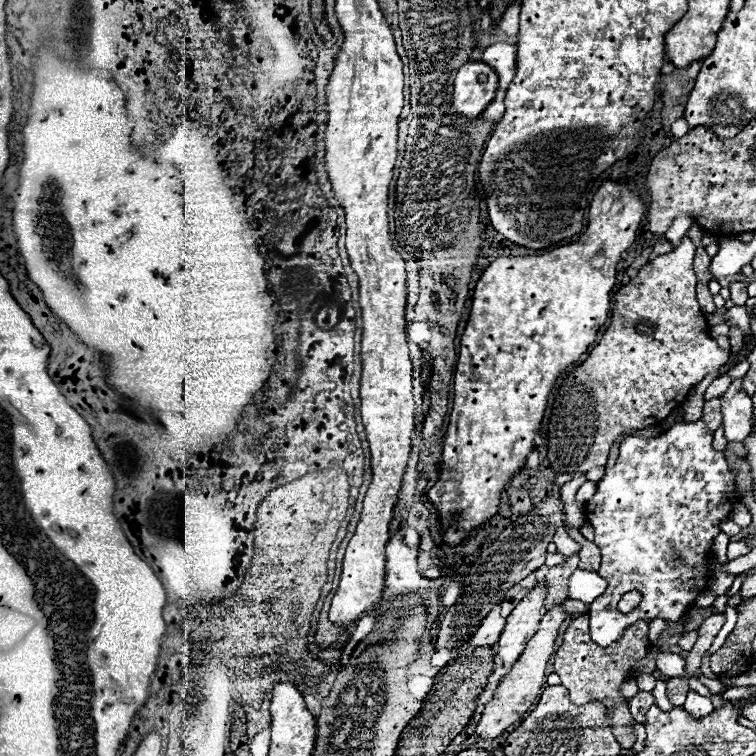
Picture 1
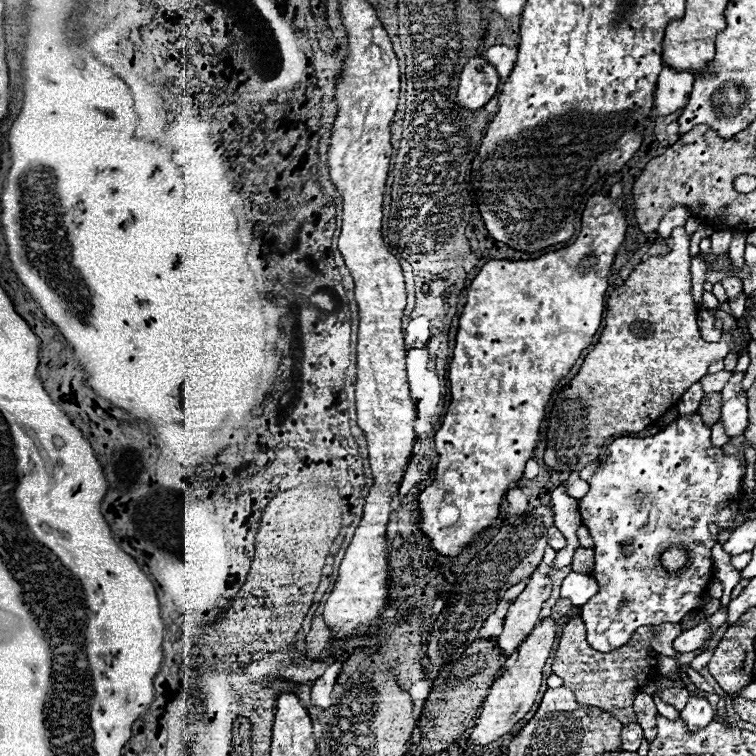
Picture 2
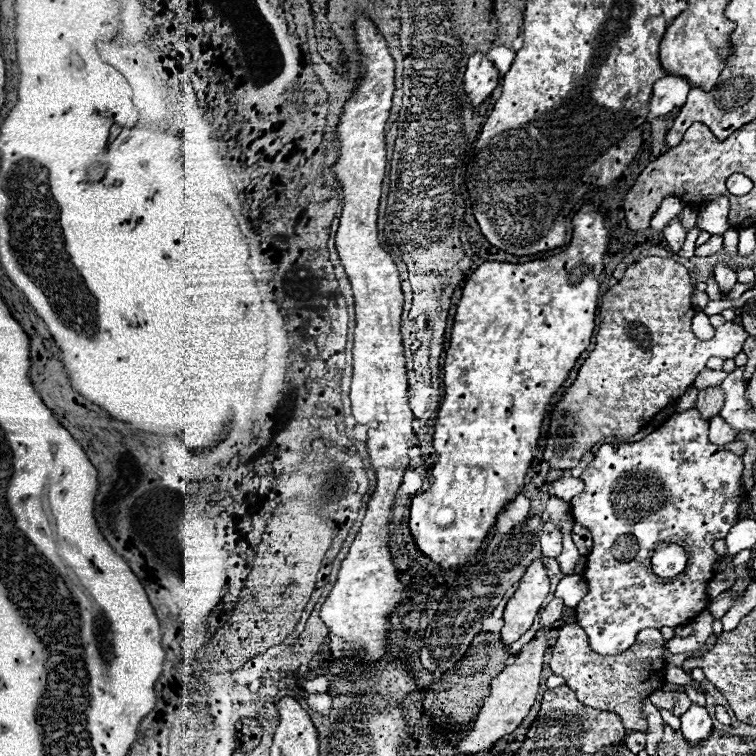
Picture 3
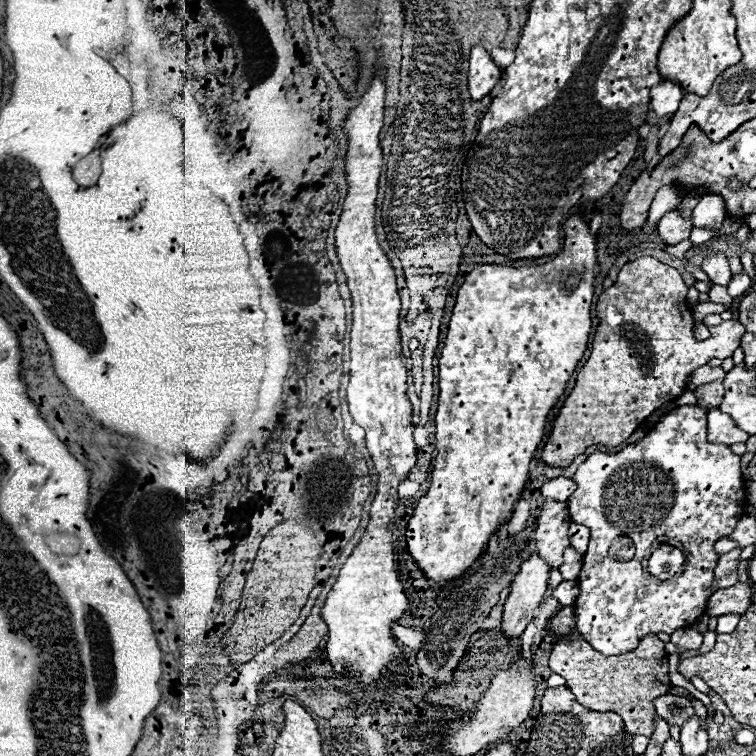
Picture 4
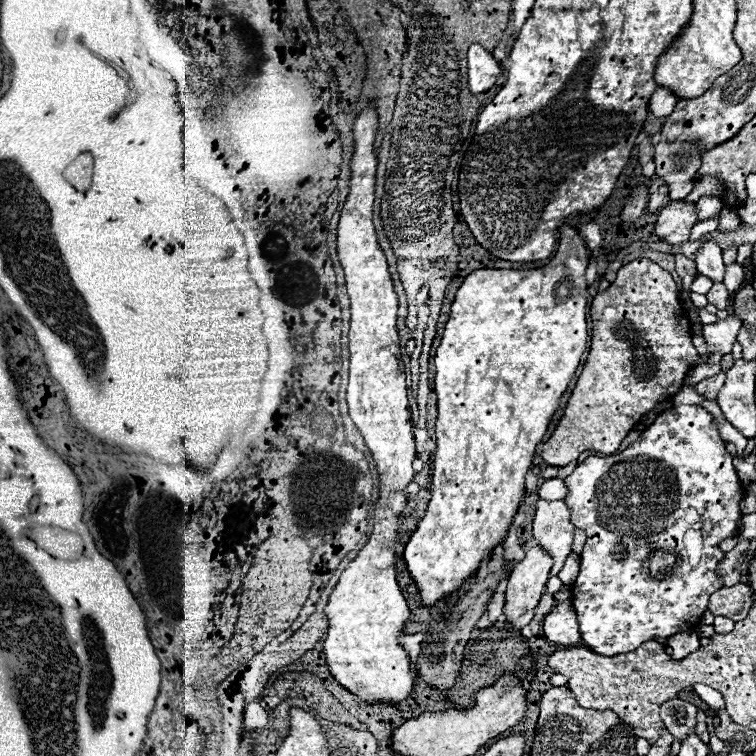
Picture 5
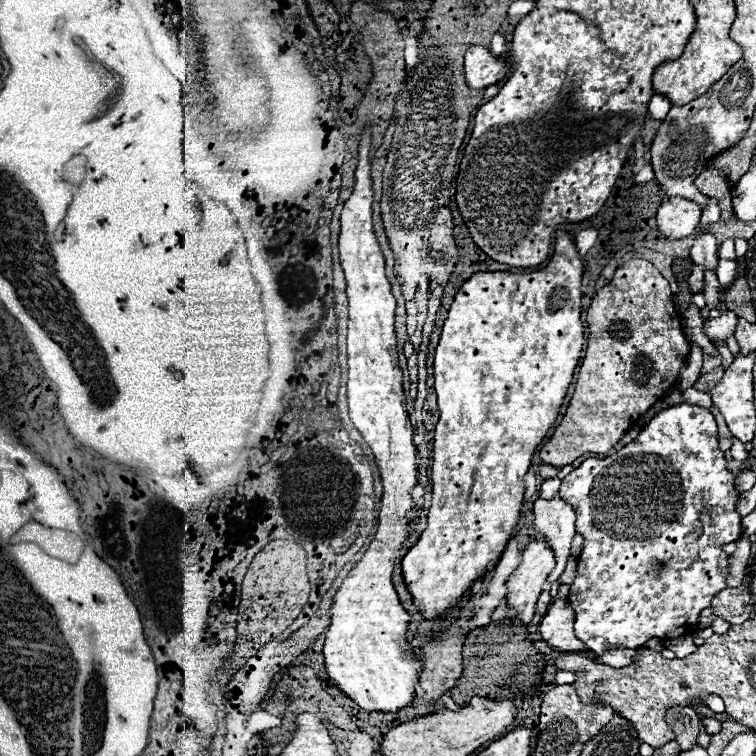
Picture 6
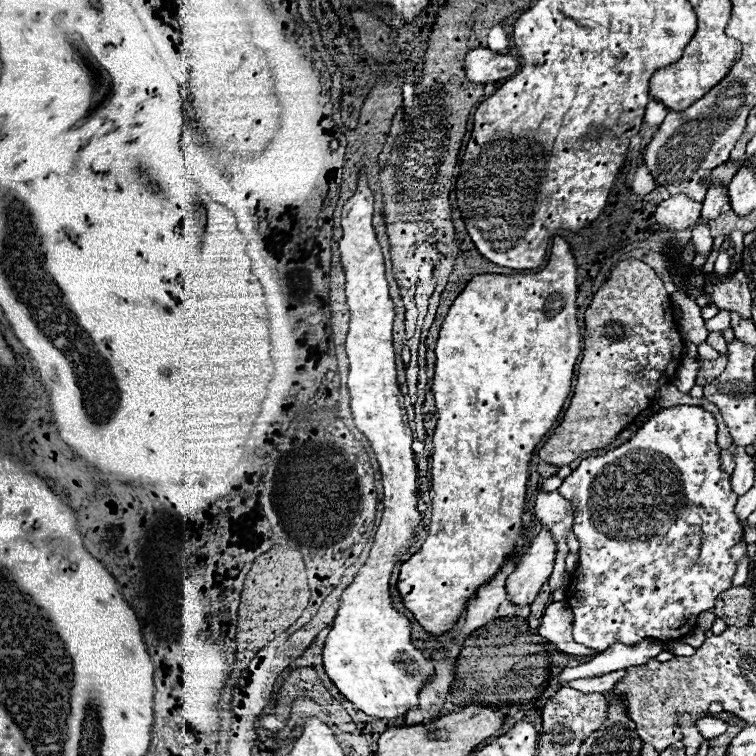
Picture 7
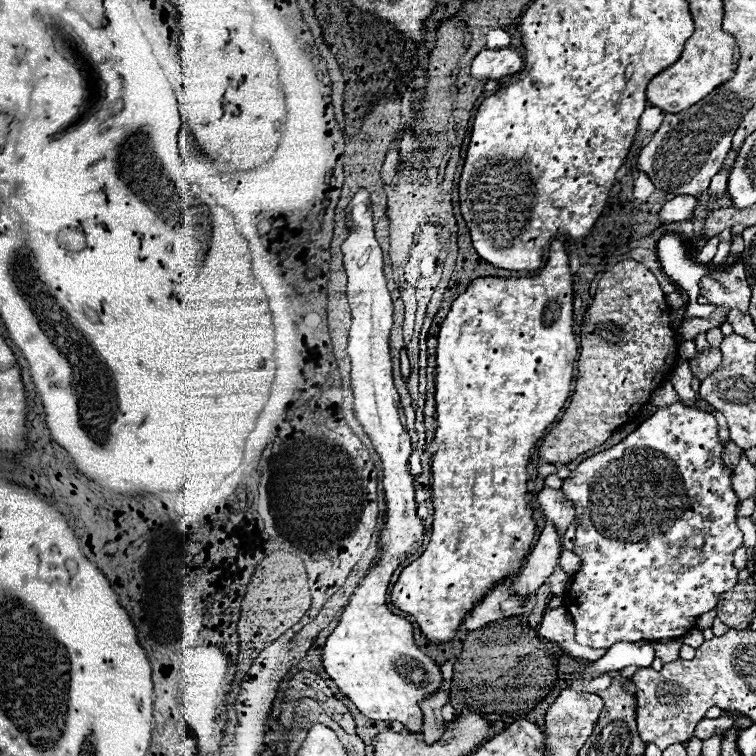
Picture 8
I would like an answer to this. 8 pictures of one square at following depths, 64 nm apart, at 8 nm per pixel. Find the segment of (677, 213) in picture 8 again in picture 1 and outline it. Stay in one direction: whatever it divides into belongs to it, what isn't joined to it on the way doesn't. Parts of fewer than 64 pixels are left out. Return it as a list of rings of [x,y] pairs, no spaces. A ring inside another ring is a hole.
[[[684,238],[676,250],[642,266],[638,276],[618,290],[612,320],[602,340],[590,352],[590,356],[564,378],[558,398],[554,400],[548,430],[548,460],[556,472],[574,474],[606,466],[610,448],[614,444],[622,442],[634,430],[644,430],[646,426],[664,420],[686,400],[690,390],[706,374],[720,370],[728,362],[729,352],[722,350],[718,342],[710,338],[710,326],[696,300],[698,278],[692,266],[694,254],[696,246],[690,242],[690,238]]]

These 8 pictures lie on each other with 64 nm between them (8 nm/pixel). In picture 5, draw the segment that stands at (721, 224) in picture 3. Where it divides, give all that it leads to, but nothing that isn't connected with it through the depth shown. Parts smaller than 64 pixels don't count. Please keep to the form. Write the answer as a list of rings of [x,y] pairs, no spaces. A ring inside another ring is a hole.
[[[702,196],[696,203],[698,222],[700,220],[708,220],[712,216],[720,216],[722,212],[722,200],[720,198],[712,198],[712,196]]]

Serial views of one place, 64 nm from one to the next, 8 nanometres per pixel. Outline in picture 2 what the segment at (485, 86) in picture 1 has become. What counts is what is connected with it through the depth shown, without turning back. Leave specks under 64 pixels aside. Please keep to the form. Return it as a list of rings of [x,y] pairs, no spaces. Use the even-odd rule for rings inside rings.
[[[482,56],[470,58],[460,72],[458,106],[468,112],[482,110],[498,92],[498,82],[500,80],[492,64],[488,64]]]

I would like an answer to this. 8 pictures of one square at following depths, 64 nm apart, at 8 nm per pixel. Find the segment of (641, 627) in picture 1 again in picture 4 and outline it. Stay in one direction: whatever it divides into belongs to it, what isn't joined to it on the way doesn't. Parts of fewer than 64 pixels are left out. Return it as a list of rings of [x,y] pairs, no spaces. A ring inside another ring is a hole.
[[[572,632],[562,636],[554,650],[550,652],[548,666],[554,674],[566,678],[566,686],[574,692],[576,700],[598,712],[616,712],[622,716],[626,732],[650,736],[654,732],[654,698],[670,694],[670,678],[668,678],[668,654],[664,650],[664,642],[652,634],[644,636],[636,650],[630,650],[620,656],[602,656],[590,648],[580,632]]]

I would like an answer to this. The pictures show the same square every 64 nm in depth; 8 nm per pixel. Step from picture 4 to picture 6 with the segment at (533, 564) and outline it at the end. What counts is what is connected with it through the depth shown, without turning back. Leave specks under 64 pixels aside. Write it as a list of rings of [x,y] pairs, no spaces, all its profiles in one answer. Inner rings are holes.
[[[534,540],[526,546],[520,566],[510,574],[508,586],[508,612],[514,612],[522,624],[528,624],[534,616],[536,600],[544,590],[546,578],[554,568],[554,554],[544,540]]]

